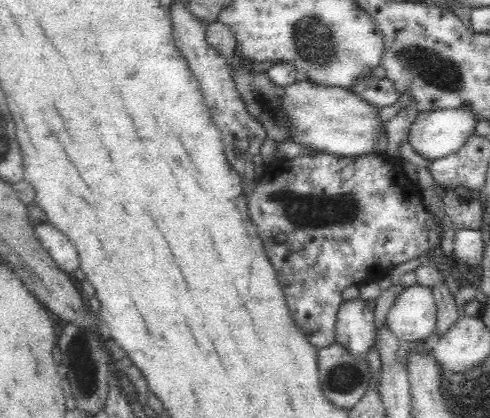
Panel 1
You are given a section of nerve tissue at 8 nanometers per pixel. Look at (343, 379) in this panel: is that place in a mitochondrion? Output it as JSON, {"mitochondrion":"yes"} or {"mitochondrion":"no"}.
{"mitochondrion":"yes"}

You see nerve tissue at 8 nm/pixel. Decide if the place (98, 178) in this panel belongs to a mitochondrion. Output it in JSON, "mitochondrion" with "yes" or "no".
{"mitochondrion":"no"}

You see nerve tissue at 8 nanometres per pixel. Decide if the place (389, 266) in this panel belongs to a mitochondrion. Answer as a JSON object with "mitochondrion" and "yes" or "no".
{"mitochondrion":"no"}

